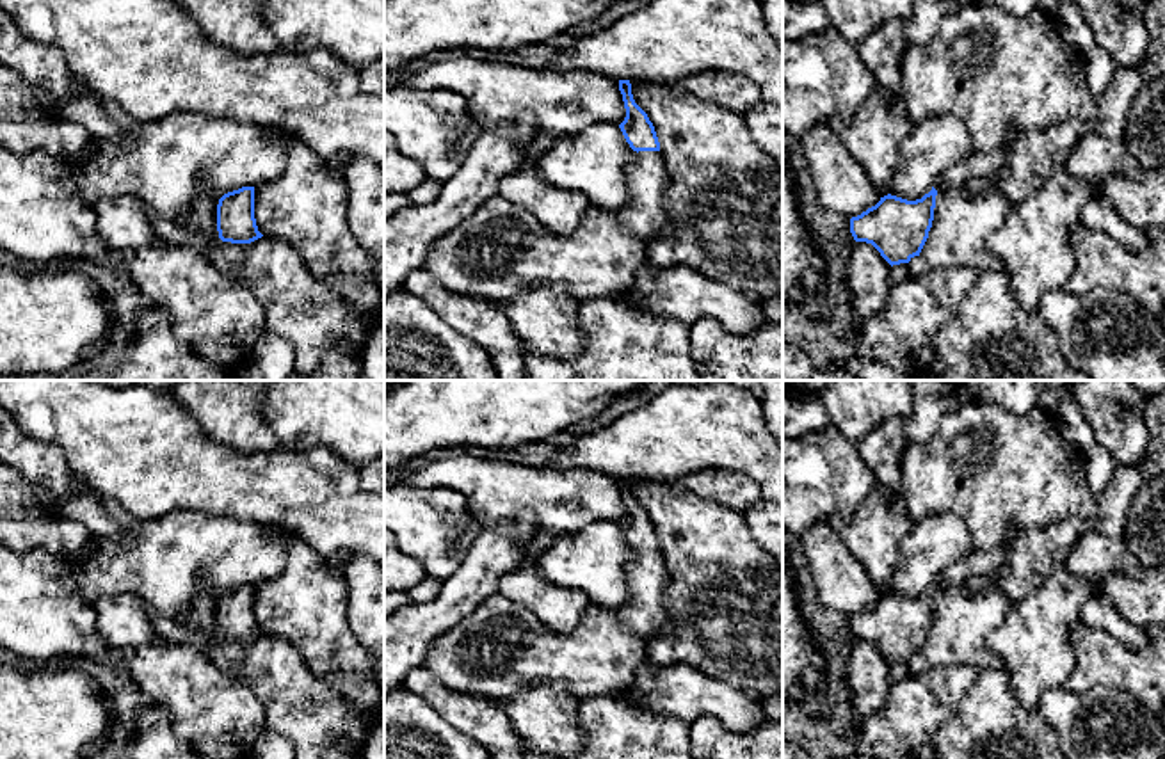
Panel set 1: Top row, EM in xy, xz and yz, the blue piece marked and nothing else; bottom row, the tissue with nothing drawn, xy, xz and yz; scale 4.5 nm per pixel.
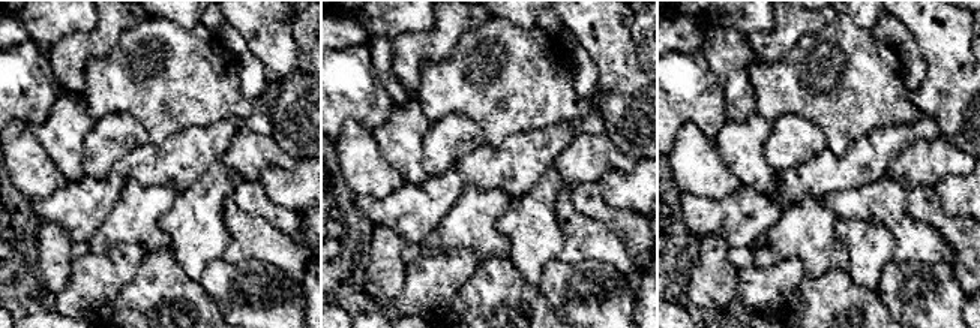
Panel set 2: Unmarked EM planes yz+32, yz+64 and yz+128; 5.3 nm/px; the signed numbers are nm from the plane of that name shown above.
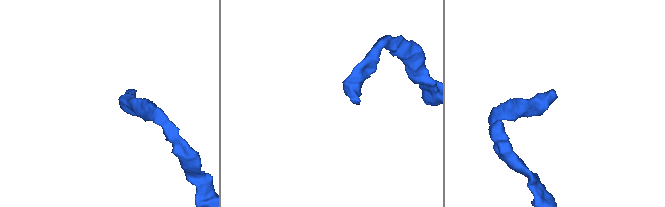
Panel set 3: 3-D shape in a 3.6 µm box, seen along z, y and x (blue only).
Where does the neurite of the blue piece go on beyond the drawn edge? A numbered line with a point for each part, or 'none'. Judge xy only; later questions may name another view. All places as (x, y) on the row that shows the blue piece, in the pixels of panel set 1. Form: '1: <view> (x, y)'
none

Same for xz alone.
1: xz (644, 214)

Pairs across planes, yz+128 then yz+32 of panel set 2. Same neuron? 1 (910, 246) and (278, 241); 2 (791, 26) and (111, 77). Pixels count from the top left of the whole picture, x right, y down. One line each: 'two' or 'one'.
1: one
2: two

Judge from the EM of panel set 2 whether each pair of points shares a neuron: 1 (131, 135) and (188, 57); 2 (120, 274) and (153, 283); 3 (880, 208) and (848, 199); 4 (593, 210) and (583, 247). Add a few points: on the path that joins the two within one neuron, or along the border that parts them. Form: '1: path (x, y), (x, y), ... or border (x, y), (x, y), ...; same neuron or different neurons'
1: border (105, 116), (131, 114), (143, 126), (149, 141); different neurons
2: border (147, 253), (135, 276), (119, 292), (114, 307); different neurons
3: path (872, 204), (856, 204); same neuron
4: border (568, 192), (580, 213), (601, 220), (620, 238); different neurons

